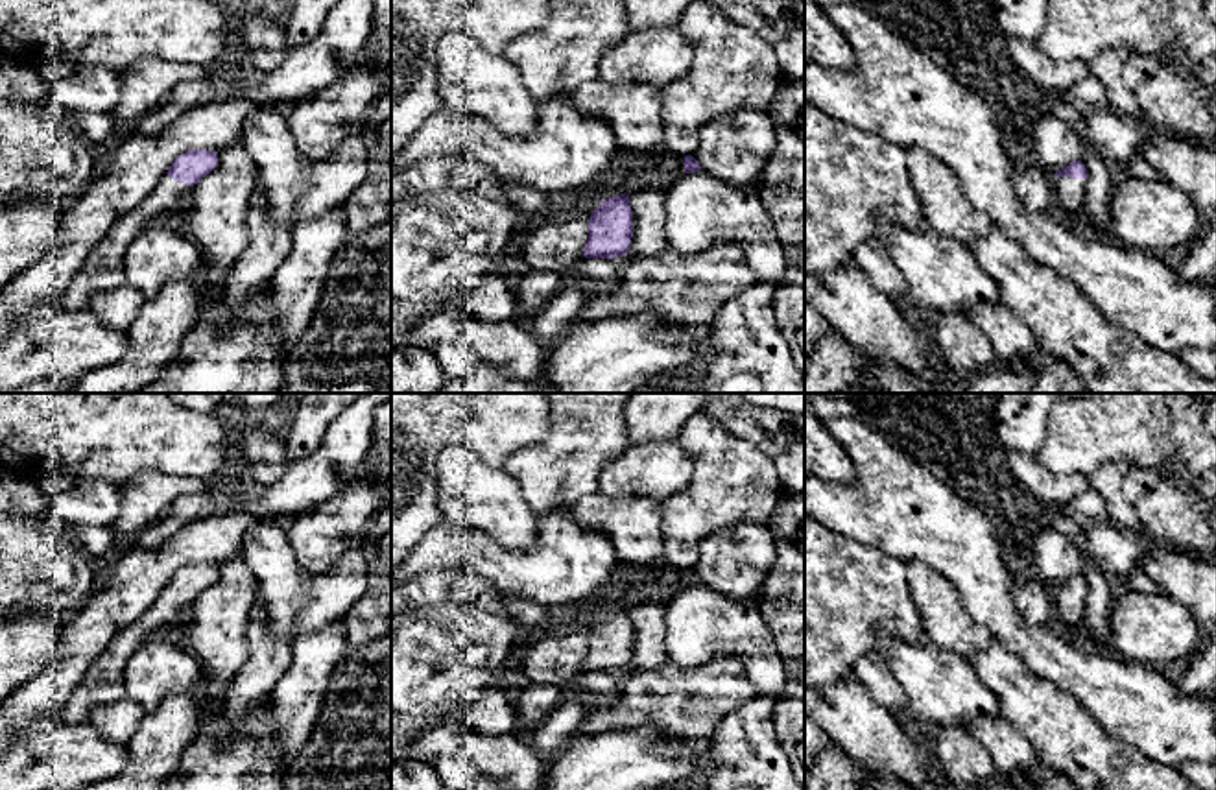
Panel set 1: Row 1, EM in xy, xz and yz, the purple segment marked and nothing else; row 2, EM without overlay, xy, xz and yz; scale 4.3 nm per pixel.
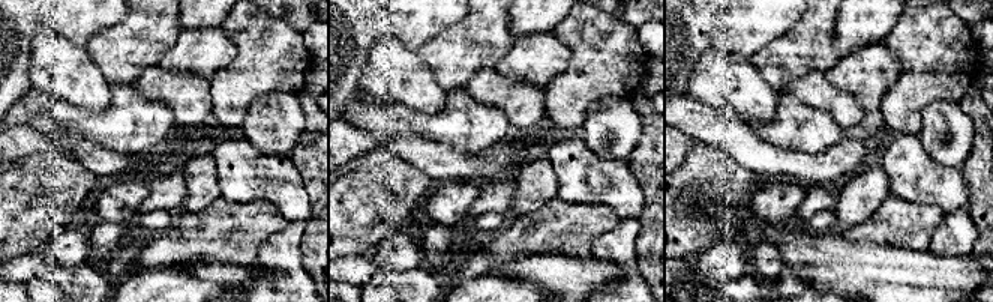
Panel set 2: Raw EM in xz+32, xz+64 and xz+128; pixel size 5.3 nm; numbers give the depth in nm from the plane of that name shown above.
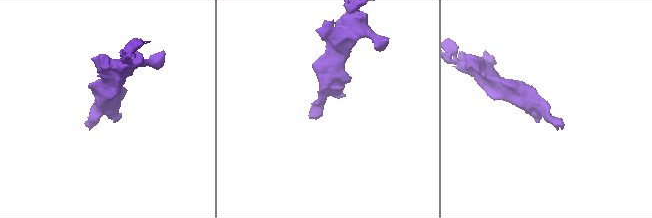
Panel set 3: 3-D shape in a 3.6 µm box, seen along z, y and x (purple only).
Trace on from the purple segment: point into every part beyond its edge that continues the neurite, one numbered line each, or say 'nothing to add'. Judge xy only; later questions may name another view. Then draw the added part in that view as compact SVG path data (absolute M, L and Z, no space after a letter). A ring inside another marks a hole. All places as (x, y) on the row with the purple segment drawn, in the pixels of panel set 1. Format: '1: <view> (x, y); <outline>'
1: xy (102, 270); M164 174L153 190L118 220L89 253L81 269L61 295L61 306L77 312L89 306L94 293L127 284L124 258L131 240L153 225L162 212L183 205L190 190L185 183L177 183Z

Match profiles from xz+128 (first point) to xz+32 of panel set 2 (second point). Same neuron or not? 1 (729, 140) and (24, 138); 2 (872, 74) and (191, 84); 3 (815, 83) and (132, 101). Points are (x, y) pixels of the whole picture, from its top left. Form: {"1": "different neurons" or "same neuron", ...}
{"1": "different neurons", "2": "different neurons", "3": "different neurons"}

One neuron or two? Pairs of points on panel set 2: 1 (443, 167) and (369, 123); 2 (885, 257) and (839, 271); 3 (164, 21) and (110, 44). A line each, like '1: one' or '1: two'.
1: one
2: one
3: one

